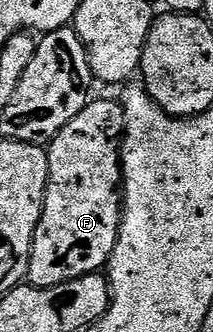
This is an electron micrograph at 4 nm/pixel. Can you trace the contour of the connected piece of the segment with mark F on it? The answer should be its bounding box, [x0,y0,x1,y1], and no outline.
[28,98,126,288]

